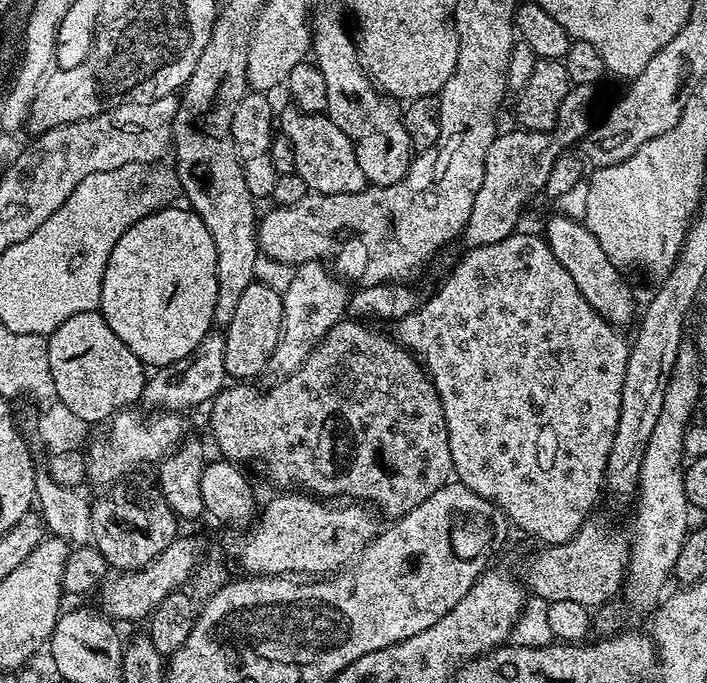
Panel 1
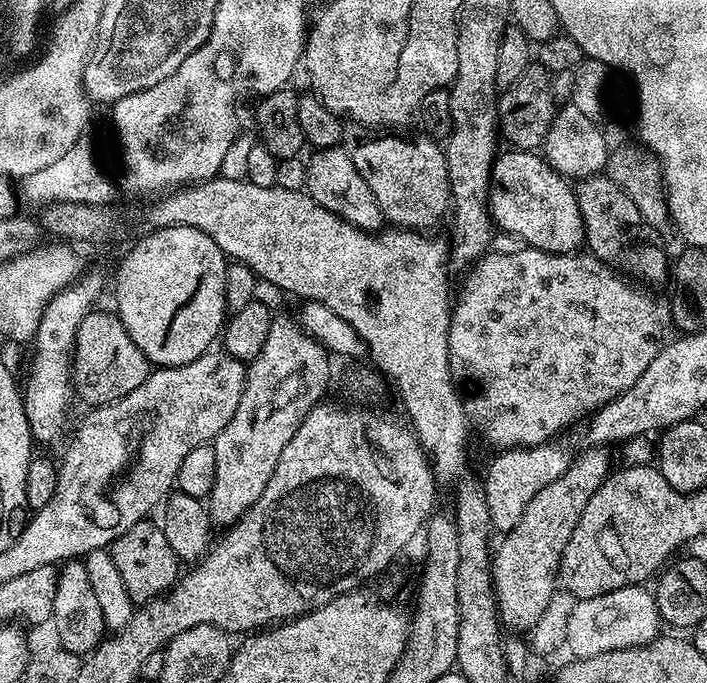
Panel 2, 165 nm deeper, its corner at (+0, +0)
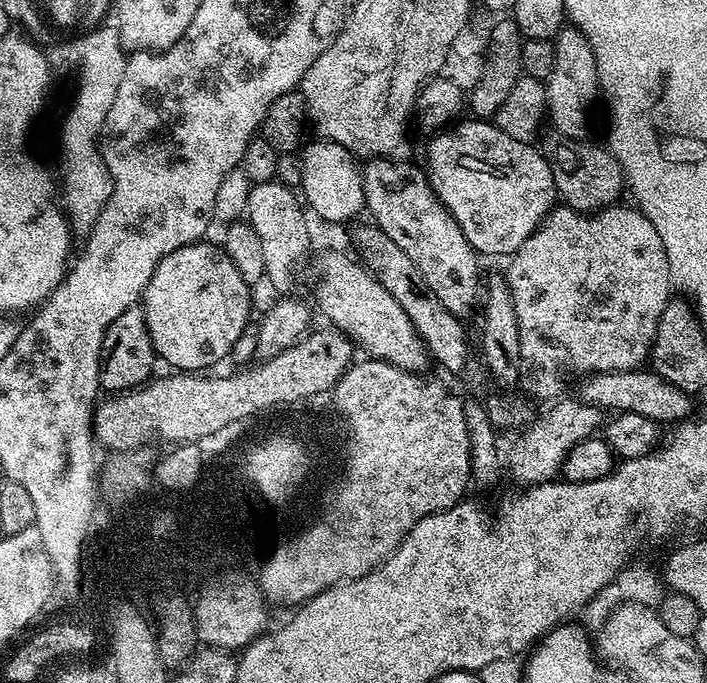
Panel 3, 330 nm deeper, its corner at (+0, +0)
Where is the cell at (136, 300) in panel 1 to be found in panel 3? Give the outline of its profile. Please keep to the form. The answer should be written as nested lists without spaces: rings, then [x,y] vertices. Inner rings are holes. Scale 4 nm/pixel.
[[[209,242],[187,244],[174,254],[168,254],[158,264],[158,270],[150,278],[142,297],[144,321],[150,330],[150,342],[157,357],[169,364],[169,369],[179,370],[184,374],[196,374],[208,370],[211,364],[227,357],[232,351],[234,342],[250,326],[248,320],[254,316],[254,292],[248,283],[234,270],[234,262],[225,254],[223,247],[216,248]]]

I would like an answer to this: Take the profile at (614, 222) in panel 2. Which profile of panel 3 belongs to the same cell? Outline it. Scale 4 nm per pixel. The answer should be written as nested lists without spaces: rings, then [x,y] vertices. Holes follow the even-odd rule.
[[[555,130],[546,136],[541,139],[539,149],[546,158],[557,195],[565,207],[591,214],[621,199],[620,192],[624,190],[625,178],[612,152],[603,145],[588,144],[586,140],[562,135]]]

